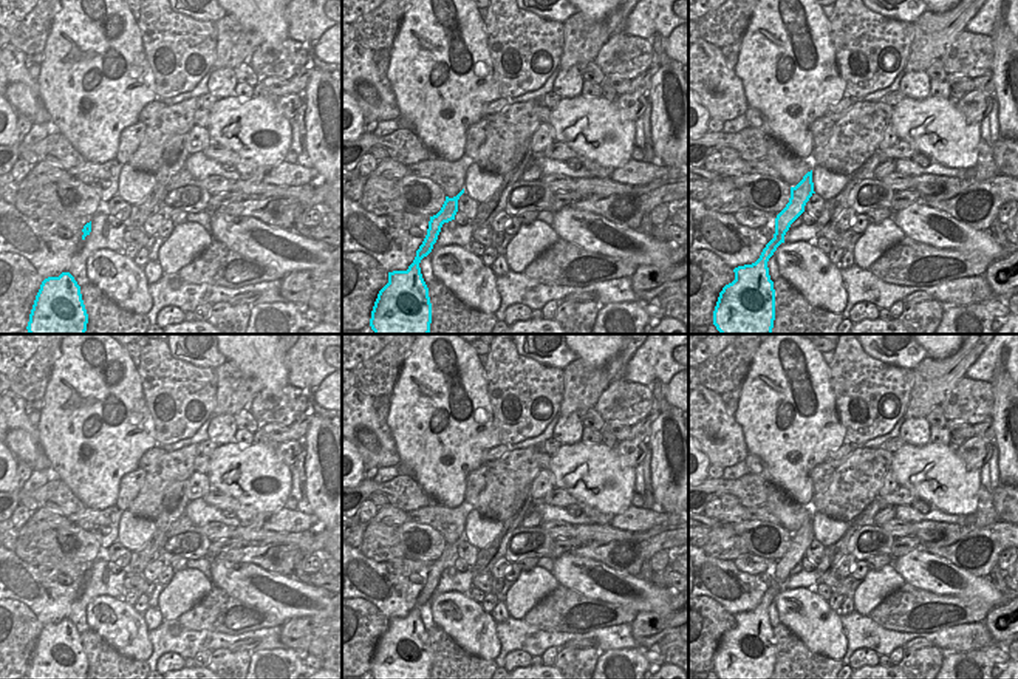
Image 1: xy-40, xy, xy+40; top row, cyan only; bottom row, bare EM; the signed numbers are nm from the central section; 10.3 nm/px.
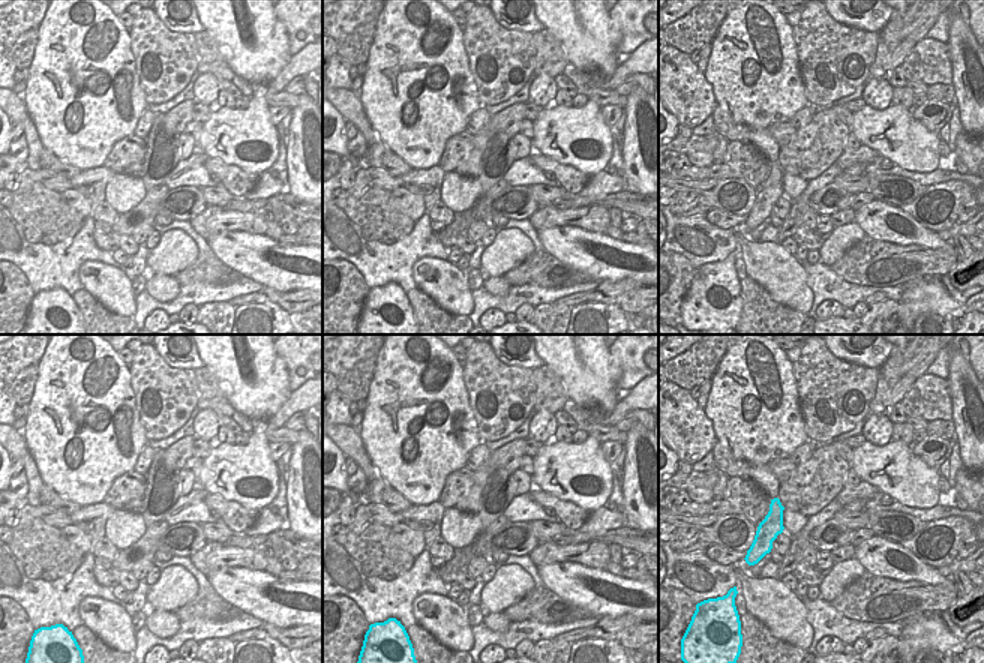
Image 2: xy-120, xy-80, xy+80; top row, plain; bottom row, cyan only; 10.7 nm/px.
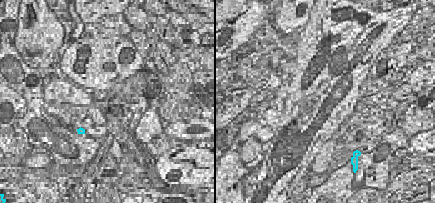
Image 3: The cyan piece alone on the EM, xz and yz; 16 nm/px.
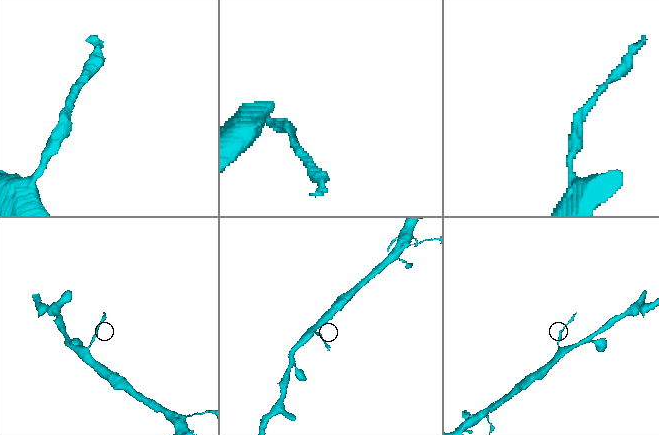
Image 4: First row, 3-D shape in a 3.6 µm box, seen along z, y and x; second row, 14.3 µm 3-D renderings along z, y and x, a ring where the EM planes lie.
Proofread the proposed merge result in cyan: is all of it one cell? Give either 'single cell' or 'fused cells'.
fused cells

